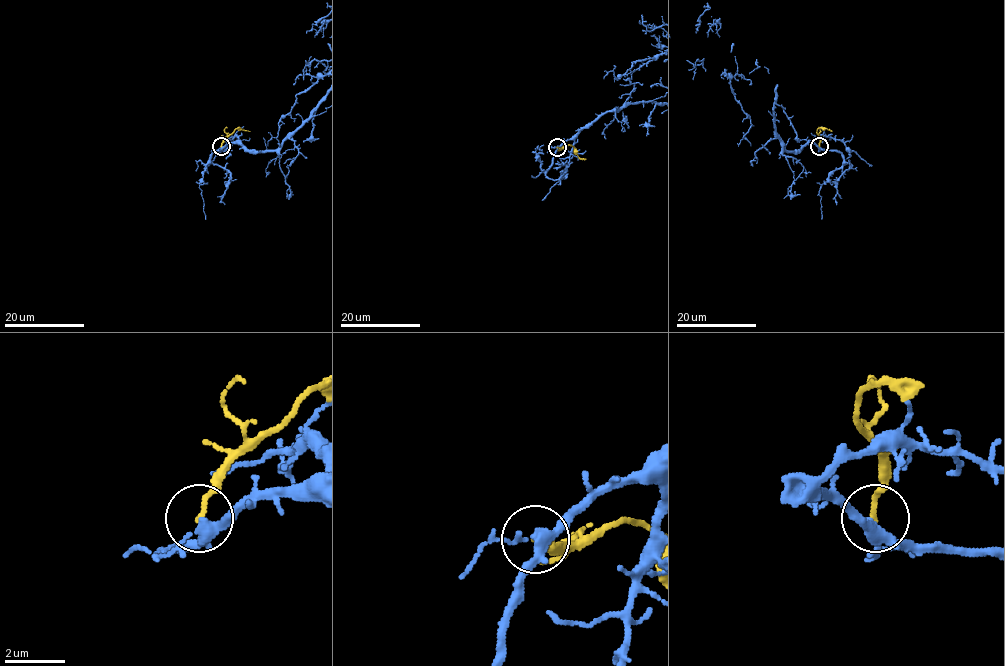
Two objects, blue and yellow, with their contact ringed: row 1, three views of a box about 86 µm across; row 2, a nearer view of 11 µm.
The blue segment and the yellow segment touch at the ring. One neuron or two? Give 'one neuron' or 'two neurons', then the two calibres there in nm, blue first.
two neurons; 320 nm thick on the blue side, 150 nm on the other

